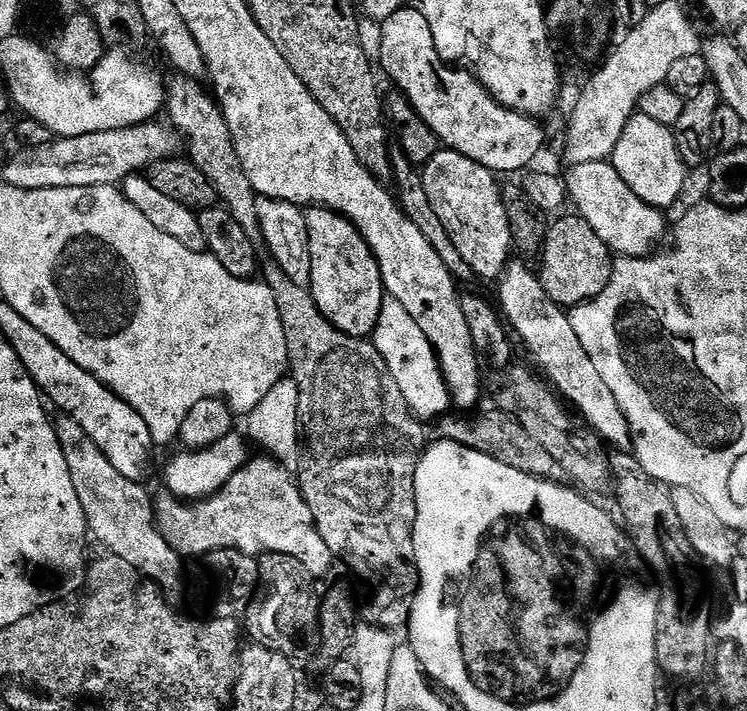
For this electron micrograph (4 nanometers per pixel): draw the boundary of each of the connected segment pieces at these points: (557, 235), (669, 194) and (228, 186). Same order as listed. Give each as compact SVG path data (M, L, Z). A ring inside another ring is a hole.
M578 214L571 215L561 215L561 220L549 227L548 237L544 239L544 247L538 257L538 275L546 294L565 310L598 298L610 282L614 263L612 249L598 238L598 234L594 234L594 230L590 230L590 222Z
M639 114L633 116L626 130L622 130L622 138L618 138L618 146L610 162L618 174L622 174L622 182L626 182L626 186L630 186L630 190L650 206L668 210L684 192L686 165L678 154L676 133L650 118Z
M174 75L166 88L166 116L171 127L180 133L186 145L187 159L192 161L210 182L216 191L216 199L228 213L246 230L246 238L254 241L261 239L258 222L258 197L254 186L250 186L250 178L246 178L246 170L242 170L242 162L238 162L238 150L234 150L234 142L230 134L230 126L226 126L224 110L216 103L213 95L204 92L204 84L192 80L189 76Z

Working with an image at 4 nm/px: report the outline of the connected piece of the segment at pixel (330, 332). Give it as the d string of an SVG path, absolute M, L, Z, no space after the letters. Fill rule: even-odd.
M268 262L265 268L263 265L262 280L270 286L274 302L278 302L282 330L286 330L290 376L300 391L300 492L306 506L310 506L315 528L333 557L342 558L354 573L374 583L376 596L365 610L363 607L363 621L396 632L410 621L413 598L419 588L419 576L413 561L413 526L417 518L416 467L426 447L425 425L406 406L406 398L402 398L394 374L390 374L371 339L351 336L335 328L318 310L311 291L290 282L275 262Z

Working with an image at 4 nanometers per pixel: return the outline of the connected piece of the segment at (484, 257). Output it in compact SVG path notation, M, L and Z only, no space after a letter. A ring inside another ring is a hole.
M442 150L438 154L434 154L434 158L430 158L428 164L423 165L422 175L426 195L430 198L430 206L434 206L434 211L438 213L442 226L446 226L446 234L450 234L458 254L462 254L462 258L466 258L466 266L470 266L473 277L481 276L484 280L499 281L504 274L504 269L510 263L514 249L510 234L510 218L506 214L501 181L496 181L499 180L497 173L491 172L486 166L482 166L462 154Z

